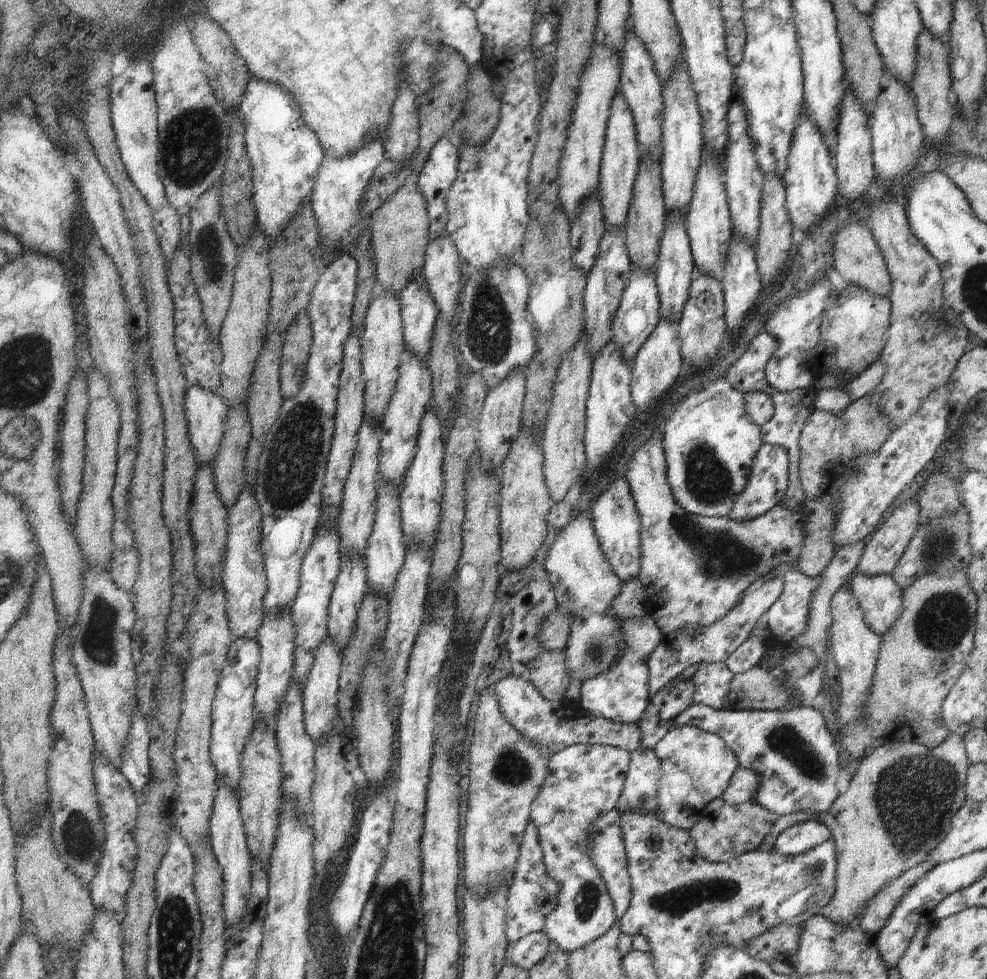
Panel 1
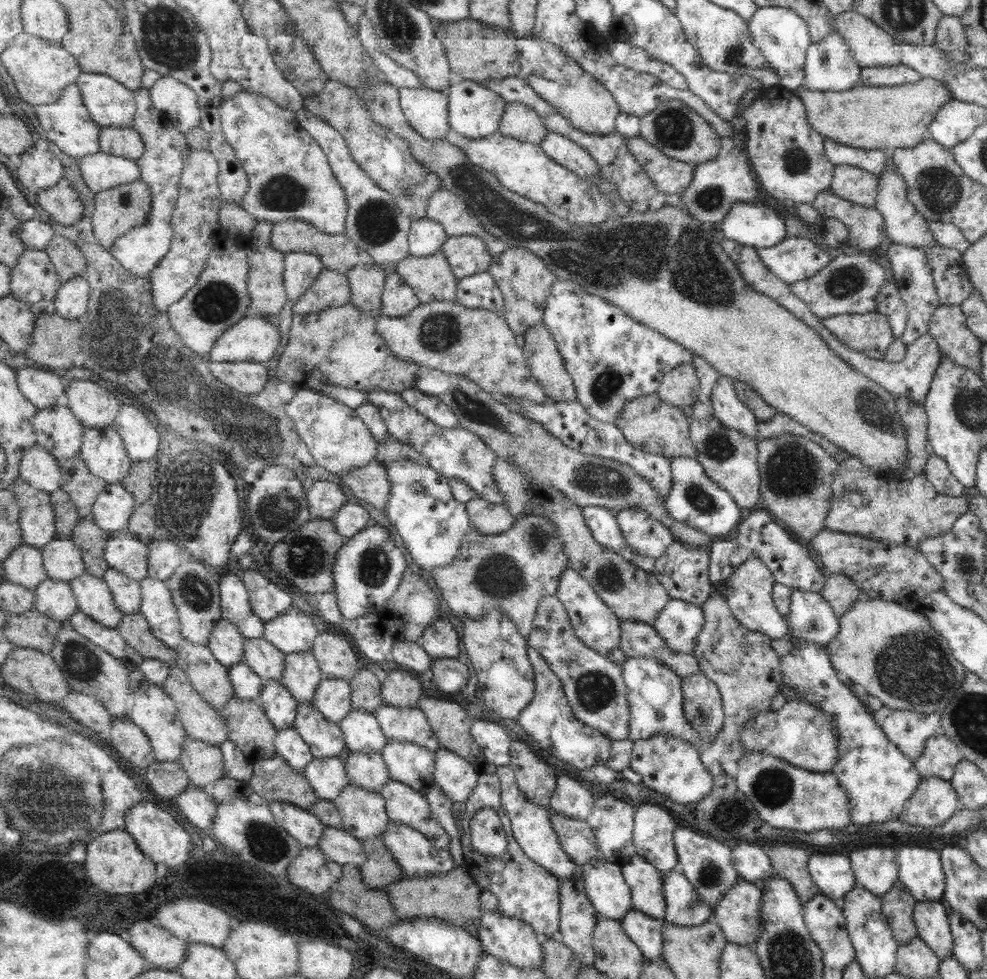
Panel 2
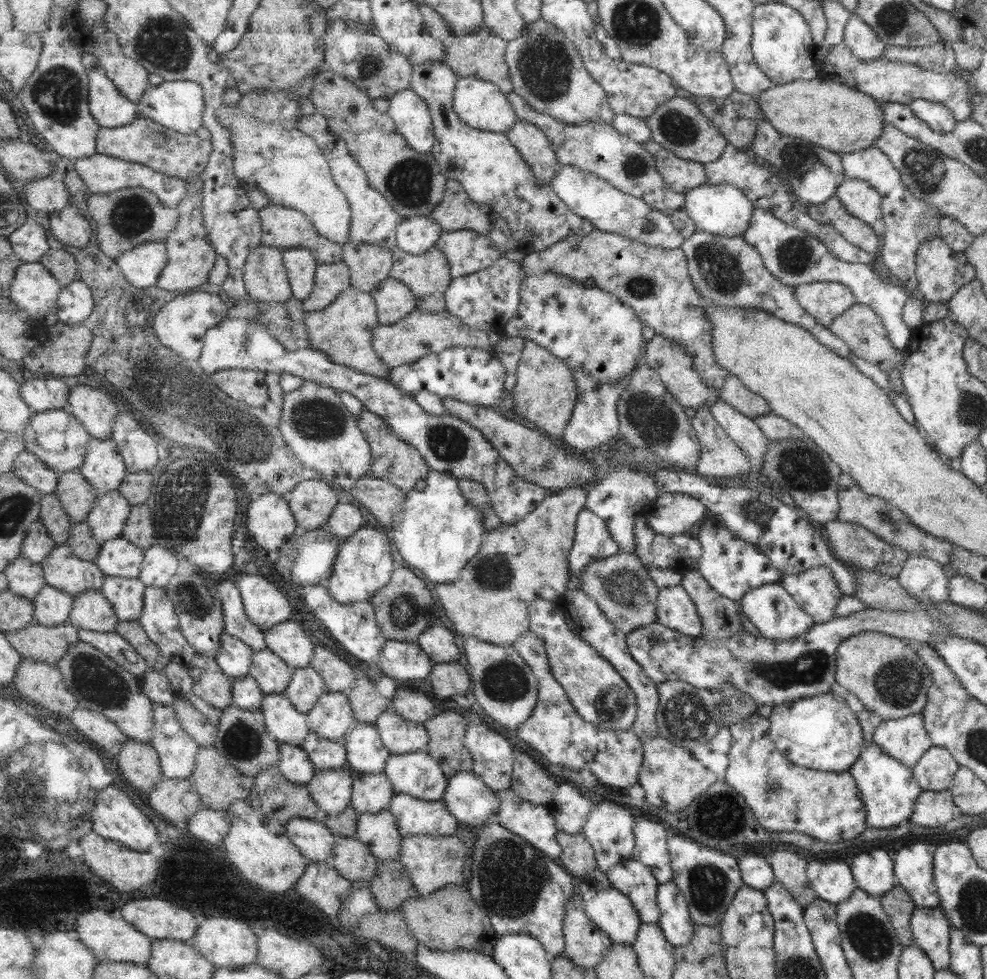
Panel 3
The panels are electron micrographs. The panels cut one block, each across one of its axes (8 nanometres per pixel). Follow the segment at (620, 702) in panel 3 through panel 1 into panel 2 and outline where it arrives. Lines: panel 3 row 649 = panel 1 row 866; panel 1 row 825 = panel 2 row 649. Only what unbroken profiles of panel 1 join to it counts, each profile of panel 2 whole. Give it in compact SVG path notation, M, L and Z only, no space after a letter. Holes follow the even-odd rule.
M557 595L545 597L540 602L534 629L528 641L530 646L546 658L555 674L562 679L571 708L581 722L618 741L630 738L629 688L626 679L623 678L622 665L581 641L571 623L565 603Z

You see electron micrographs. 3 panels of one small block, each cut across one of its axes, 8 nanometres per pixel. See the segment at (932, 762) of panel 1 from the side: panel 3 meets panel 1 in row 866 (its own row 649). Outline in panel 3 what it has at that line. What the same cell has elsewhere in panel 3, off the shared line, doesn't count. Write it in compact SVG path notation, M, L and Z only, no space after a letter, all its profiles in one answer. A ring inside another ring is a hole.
M872 630L858 632L837 645L834 657L835 682L854 694L865 710L875 712L881 720L921 713L932 680L923 661L903 639Z

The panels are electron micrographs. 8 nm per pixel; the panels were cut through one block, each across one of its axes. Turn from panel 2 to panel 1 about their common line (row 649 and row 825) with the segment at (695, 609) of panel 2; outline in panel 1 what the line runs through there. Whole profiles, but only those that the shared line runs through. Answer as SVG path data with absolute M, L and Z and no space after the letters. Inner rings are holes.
M697 726L673 727L654 751L663 764L662 770L664 772L659 785L659 806L661 806L659 815L667 824L690 831L702 818L705 806L713 798L719 798L726 790L731 776L738 768L738 759L722 737L697 728Z

